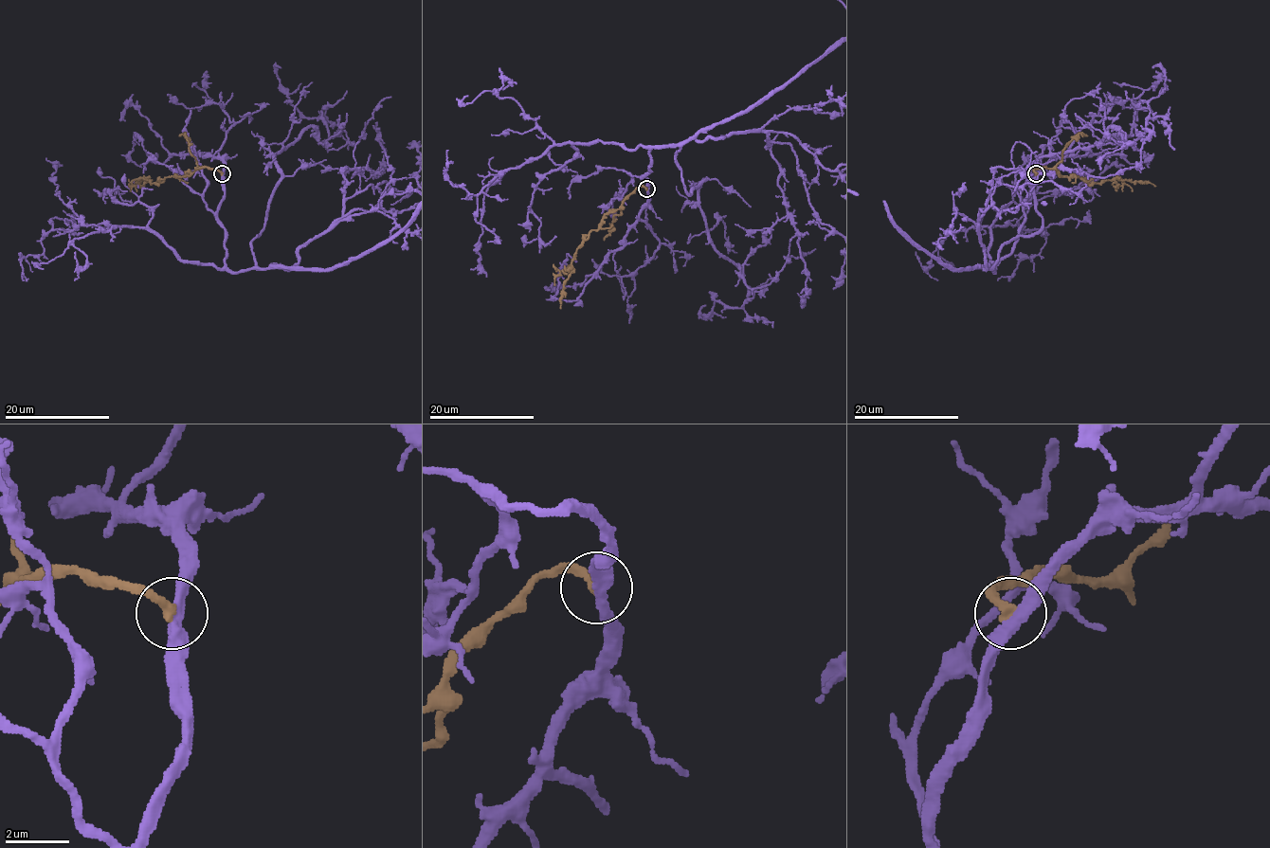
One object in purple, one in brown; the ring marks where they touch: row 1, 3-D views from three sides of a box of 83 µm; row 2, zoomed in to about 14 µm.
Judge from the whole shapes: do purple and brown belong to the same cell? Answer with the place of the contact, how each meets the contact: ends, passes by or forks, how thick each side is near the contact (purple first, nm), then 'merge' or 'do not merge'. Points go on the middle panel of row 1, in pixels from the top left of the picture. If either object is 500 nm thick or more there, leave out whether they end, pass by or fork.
at (646, 189); purple passes by; brown ends there; 360 nm thick on the purple side, 340 nm on the other; do not merge

